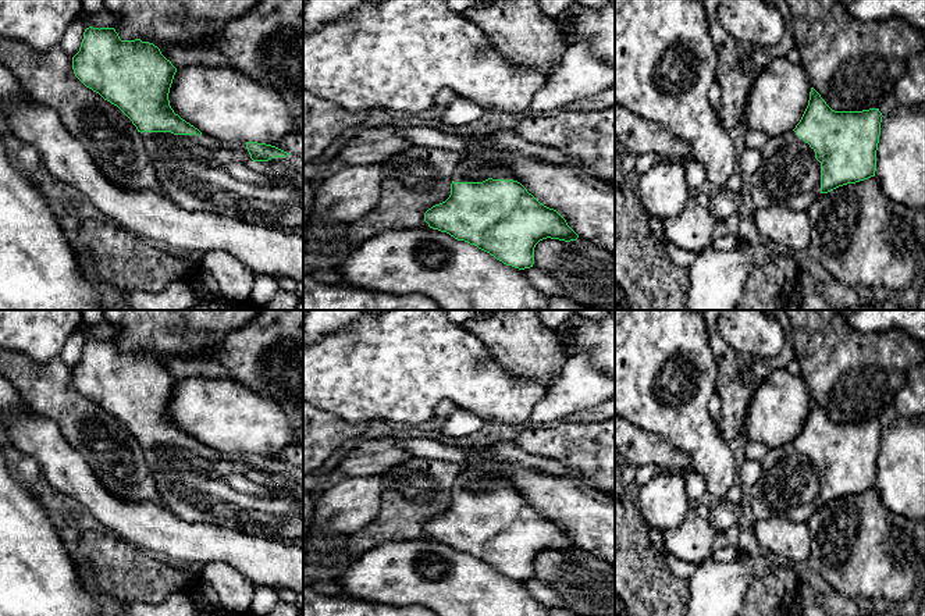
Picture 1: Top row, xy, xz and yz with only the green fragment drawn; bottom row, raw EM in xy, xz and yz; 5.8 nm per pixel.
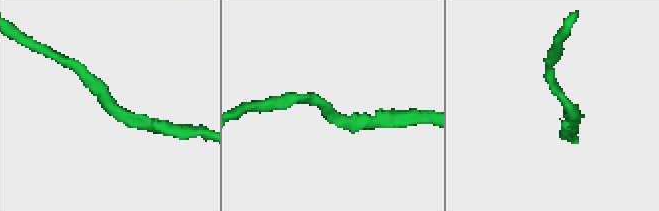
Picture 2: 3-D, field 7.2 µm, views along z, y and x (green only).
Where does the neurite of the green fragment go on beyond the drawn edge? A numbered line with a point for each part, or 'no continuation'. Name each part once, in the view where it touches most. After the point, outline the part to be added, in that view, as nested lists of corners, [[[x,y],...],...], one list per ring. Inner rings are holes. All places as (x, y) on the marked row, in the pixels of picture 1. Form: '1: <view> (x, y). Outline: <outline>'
1: yz (789, 175). Outline: [[[794,131],[769,136],[762,147],[762,163],[758,170],[746,178],[755,209],[782,206],[794,211],[807,211],[810,202],[821,195],[821,163]]]

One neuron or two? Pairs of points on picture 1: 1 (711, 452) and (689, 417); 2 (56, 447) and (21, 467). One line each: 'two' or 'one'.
1: one
2: two

